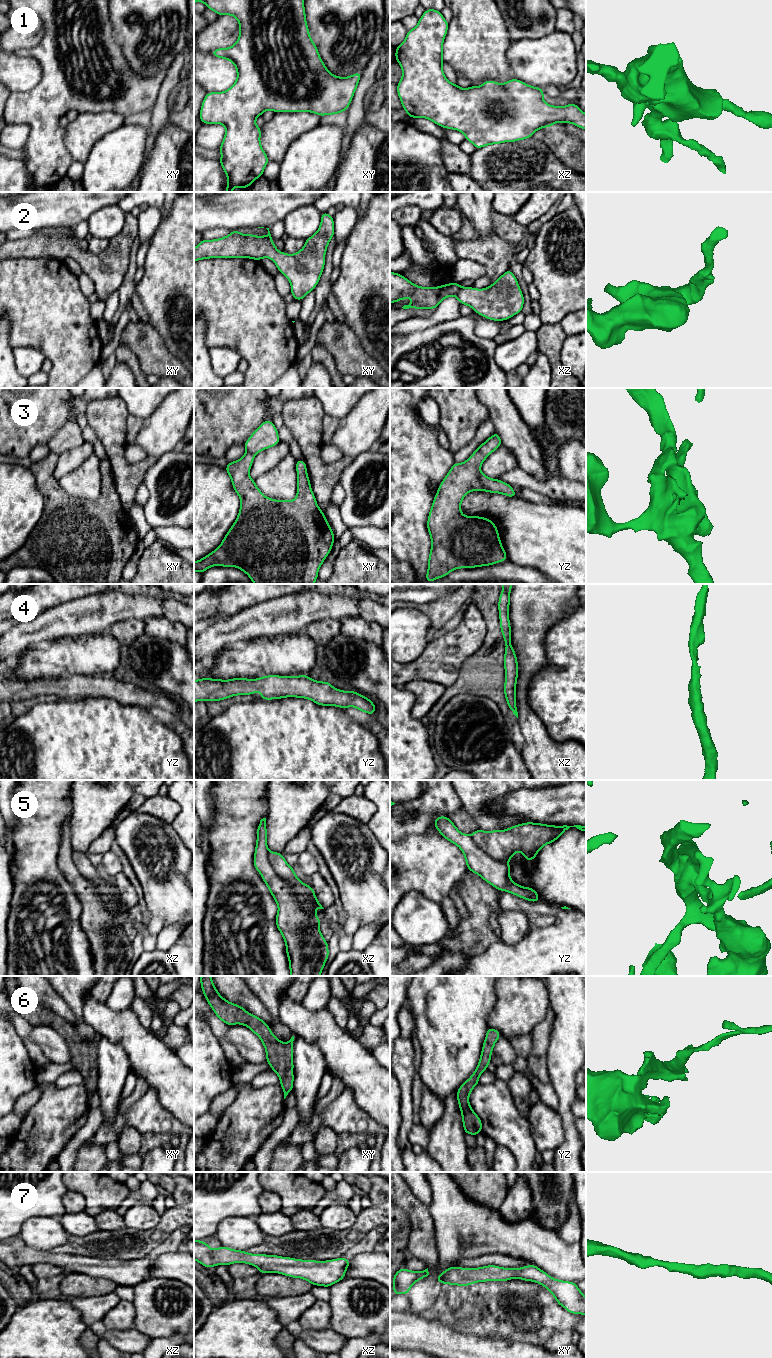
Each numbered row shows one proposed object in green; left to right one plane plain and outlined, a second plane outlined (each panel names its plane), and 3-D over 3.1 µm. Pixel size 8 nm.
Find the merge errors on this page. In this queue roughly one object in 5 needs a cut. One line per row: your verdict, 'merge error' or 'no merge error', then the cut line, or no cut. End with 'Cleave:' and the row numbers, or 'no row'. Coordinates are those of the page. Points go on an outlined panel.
1: no merge error; cut none
2: no merge error; cut none
3: no merge error; cut none
4: no merge error; cut none
5: no merge error; cut none
6: no merge error; cut none
7: no merge error; cut none
Cleave: no row

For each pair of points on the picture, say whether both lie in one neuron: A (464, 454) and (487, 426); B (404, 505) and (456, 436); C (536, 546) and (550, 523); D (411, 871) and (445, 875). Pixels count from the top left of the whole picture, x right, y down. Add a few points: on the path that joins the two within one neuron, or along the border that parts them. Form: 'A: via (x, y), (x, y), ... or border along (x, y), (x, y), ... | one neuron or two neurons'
A: via (471, 447), (483, 433) | one neuron
B: border along (448, 450), (454, 454) | two neurons
C: via (542, 540), (550, 532), (550, 529) | one neuron
D: via (419, 871), (437, 871) | one neuron

